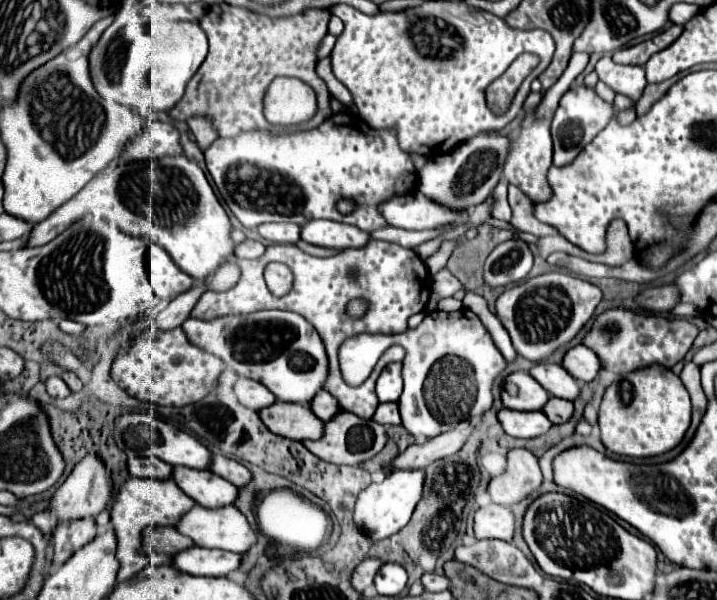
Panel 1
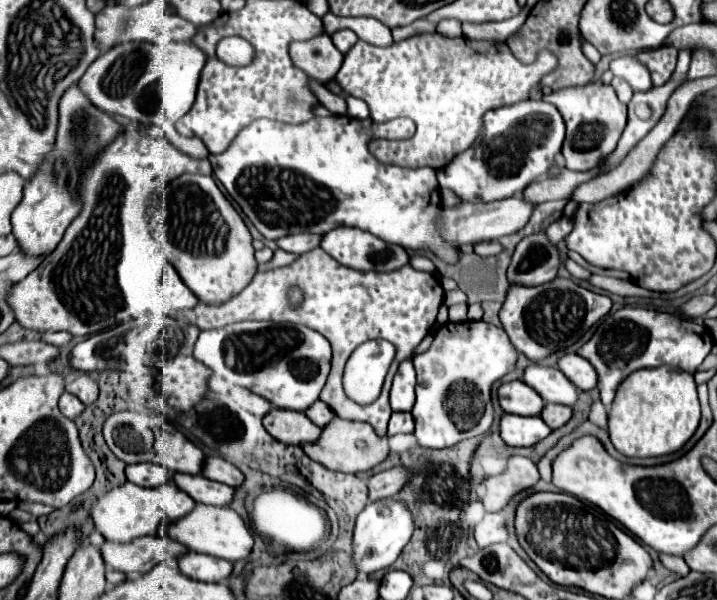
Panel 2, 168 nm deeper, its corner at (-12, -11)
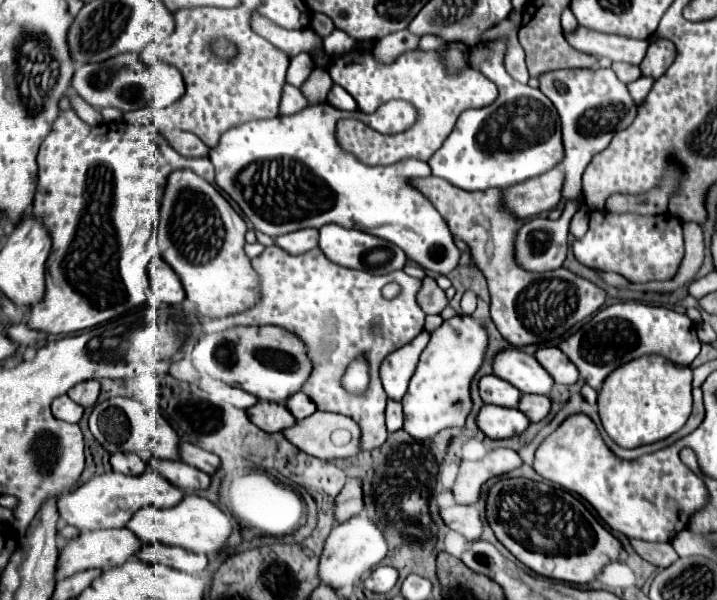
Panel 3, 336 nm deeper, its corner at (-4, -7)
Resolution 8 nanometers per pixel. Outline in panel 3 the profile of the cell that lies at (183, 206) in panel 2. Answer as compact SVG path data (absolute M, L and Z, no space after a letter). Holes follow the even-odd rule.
M180 169L174 171L168 177L166 191L160 201L160 219L156 227L156 241L160 247L162 257L166 263L178 273L186 299L194 303L196 311L202 317L208 319L222 319L240 311L246 311L248 307L256 305L256 287L258 287L258 277L256 271L250 265L250 259L244 253L244 235L248 227L244 219L232 209L232 205L218 193L214 185L198 177L190 169Z

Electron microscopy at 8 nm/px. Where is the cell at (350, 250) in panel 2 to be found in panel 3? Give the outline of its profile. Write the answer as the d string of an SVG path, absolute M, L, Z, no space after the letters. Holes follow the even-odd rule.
M324 225L320 229L320 245L318 247L322 249L322 253L332 263L338 263L338 265L344 265L344 267L350 267L350 269L360 269L360 271L366 271L366 273L372 273L372 275L386 275L386 273L398 271L406 265L404 251L400 247L396 247L394 243L372 237L364 231L344 229L340 225Z

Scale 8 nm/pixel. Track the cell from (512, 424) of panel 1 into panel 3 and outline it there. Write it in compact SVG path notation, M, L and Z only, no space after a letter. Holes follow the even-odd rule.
M482 405L482 409L476 415L476 425L490 439L506 439L516 433L522 433L530 425L530 421L518 409Z

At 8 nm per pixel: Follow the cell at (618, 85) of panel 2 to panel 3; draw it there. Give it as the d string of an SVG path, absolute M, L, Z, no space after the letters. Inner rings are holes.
M612 63L612 69L616 71L618 79L624 81L624 83L632 83L632 81L636 81L642 75L640 67L632 67L628 63Z

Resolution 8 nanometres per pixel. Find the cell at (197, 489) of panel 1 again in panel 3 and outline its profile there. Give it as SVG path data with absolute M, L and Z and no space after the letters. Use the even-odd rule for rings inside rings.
M152 457L148 461L148 465L152 469L156 469L160 475L164 475L164 479L168 479L176 487L180 487L182 491L208 489L208 485L210 485L210 477L204 471L200 471L188 463L182 463L182 461L166 461L166 459Z

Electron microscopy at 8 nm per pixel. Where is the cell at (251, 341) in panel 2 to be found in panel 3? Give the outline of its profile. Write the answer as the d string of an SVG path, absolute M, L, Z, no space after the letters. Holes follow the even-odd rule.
M272 325L230 327L220 333L204 335L190 353L190 359L198 371L240 387L260 401L274 401L280 405L284 405L292 393L300 391L312 371L304 343L286 329Z

